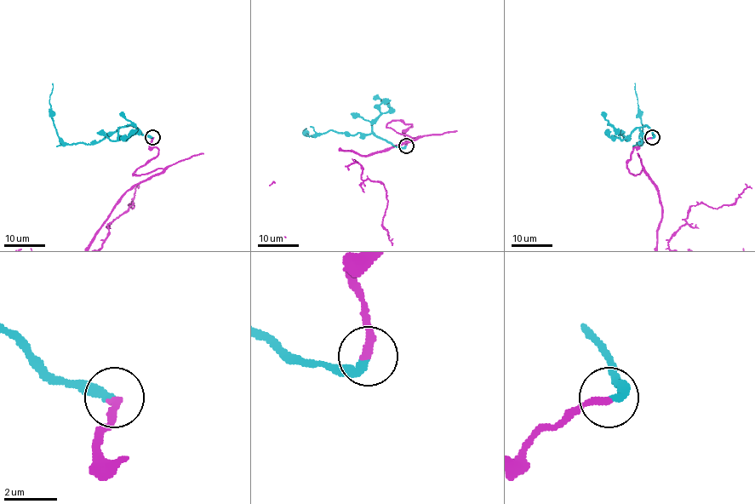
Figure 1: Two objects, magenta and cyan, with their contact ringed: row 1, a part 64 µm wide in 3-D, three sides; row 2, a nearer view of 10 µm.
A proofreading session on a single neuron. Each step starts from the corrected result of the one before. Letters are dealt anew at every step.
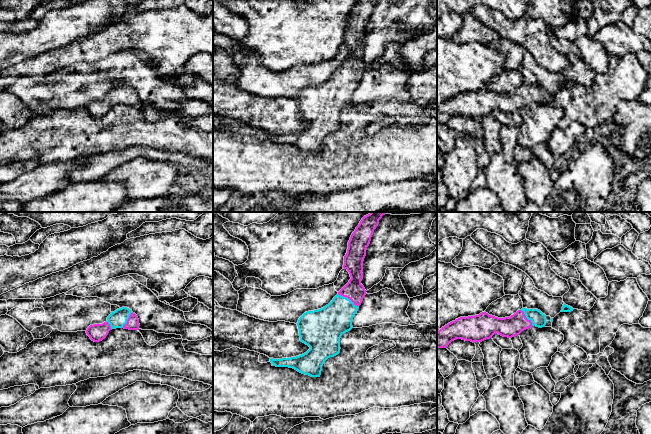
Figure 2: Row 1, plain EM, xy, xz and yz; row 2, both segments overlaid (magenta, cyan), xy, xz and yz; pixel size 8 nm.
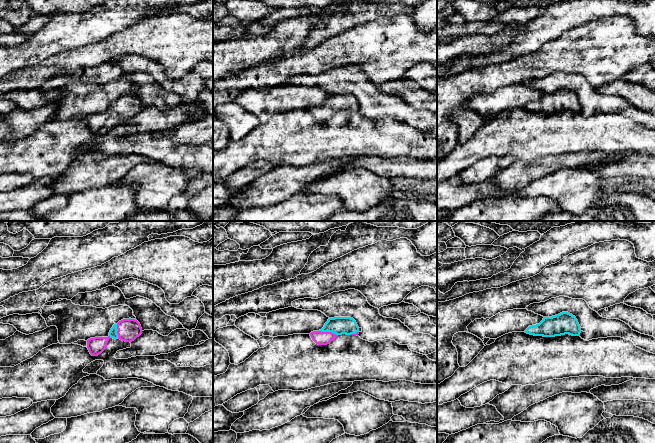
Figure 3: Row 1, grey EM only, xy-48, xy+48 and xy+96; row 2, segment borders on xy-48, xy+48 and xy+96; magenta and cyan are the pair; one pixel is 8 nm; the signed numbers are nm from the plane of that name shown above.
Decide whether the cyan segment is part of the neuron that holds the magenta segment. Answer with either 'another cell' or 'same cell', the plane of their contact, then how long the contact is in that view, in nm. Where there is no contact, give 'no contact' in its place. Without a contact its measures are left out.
same cell | xz | 200 nm

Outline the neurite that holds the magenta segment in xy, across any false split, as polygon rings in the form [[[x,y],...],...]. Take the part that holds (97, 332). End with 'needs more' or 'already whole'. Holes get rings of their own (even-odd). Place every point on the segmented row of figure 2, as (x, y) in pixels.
[[[127,307],[117,309],[107,317],[107,321],[102,324],[90,325],[86,333],[94,342],[100,342],[106,338],[109,331],[116,328],[129,330],[139,329],[139,319],[135,313]]]; needs more

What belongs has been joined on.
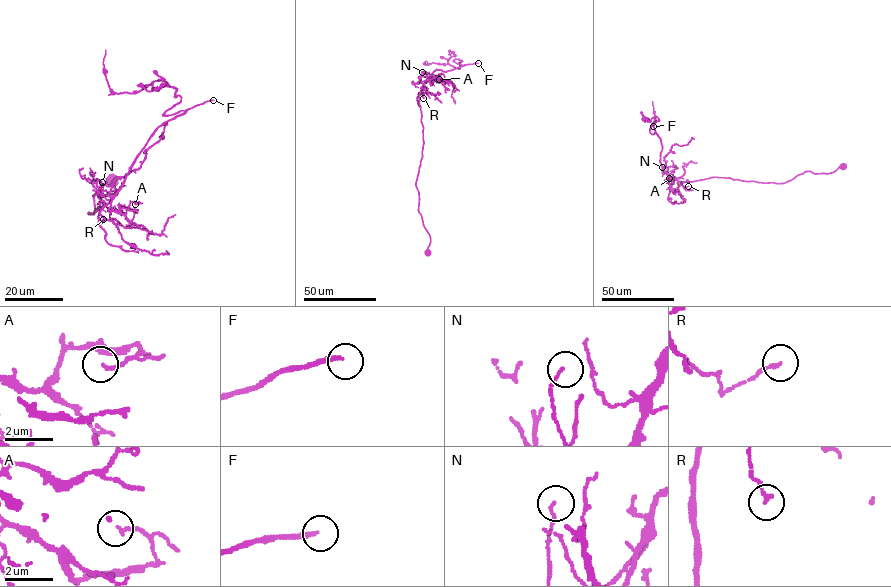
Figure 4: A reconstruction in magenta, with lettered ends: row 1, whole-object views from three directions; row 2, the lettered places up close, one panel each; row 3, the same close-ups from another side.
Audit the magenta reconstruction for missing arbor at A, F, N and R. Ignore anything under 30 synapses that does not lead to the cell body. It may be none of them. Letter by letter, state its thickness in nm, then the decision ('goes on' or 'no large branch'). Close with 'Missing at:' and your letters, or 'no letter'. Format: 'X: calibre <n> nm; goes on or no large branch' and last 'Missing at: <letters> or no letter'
A: calibre 130 nm; no large branch
F: calibre 200 nm; goes on
N: calibre 80 nm; no large branch
R: calibre 140 nm; no large branch
Missing at: F

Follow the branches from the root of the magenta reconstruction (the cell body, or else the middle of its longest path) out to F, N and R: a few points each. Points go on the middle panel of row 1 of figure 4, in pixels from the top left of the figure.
F: (427, 251), (430, 239), (418, 211), (415, 184), (423, 145), (419, 93), (435, 69), (446, 71), (478, 63)
N: (427, 251), (430, 239), (418, 211), (415, 184), (423, 145), (419, 95), (427, 77), (420, 75), (422, 72)
R: (427, 251), (430, 239), (418, 211), (415, 184), (423, 145), (419, 95), (424, 84), (426, 92), (423, 98)

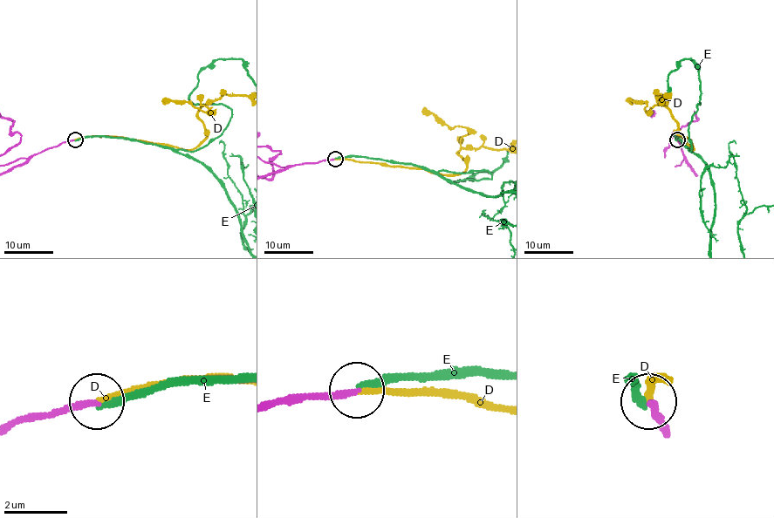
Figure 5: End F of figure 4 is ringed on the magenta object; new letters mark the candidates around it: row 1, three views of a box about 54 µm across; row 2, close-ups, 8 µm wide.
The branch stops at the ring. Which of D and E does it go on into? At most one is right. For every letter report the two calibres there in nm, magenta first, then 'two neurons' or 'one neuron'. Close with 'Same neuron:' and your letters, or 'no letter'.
D: 200/190 nm | one neuron
E: 200/200 nm | two neurons
Same neuron: D

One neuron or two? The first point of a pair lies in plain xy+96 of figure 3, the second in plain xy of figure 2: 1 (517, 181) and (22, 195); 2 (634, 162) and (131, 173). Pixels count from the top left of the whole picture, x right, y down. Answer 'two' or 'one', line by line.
1: one
2: two

